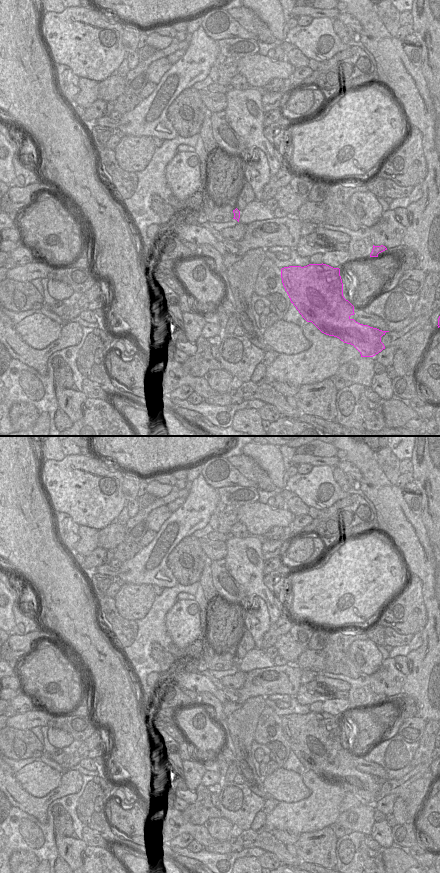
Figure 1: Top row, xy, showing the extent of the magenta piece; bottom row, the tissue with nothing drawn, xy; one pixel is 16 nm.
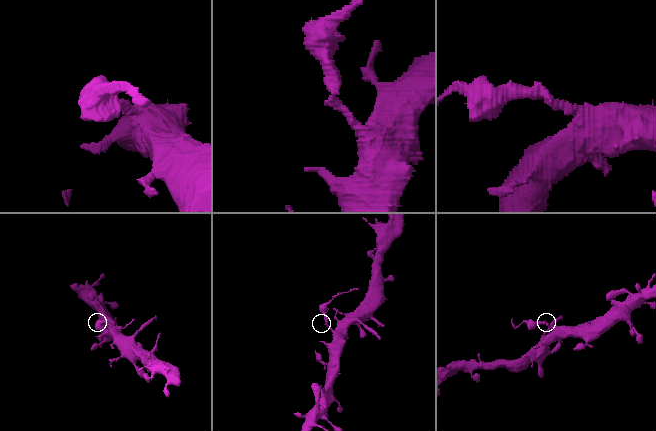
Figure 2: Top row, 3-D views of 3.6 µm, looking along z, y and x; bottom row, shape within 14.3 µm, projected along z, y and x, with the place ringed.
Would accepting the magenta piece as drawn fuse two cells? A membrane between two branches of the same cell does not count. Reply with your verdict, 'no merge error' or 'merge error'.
merge error

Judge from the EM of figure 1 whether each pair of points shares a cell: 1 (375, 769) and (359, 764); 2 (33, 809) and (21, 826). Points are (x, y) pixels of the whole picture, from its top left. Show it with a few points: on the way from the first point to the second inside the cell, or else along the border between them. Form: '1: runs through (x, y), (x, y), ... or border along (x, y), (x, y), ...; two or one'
1: runs through (371, 768), (363, 766); one
2: border along (12, 806), (33, 815), (41, 823), (47, 822); two

